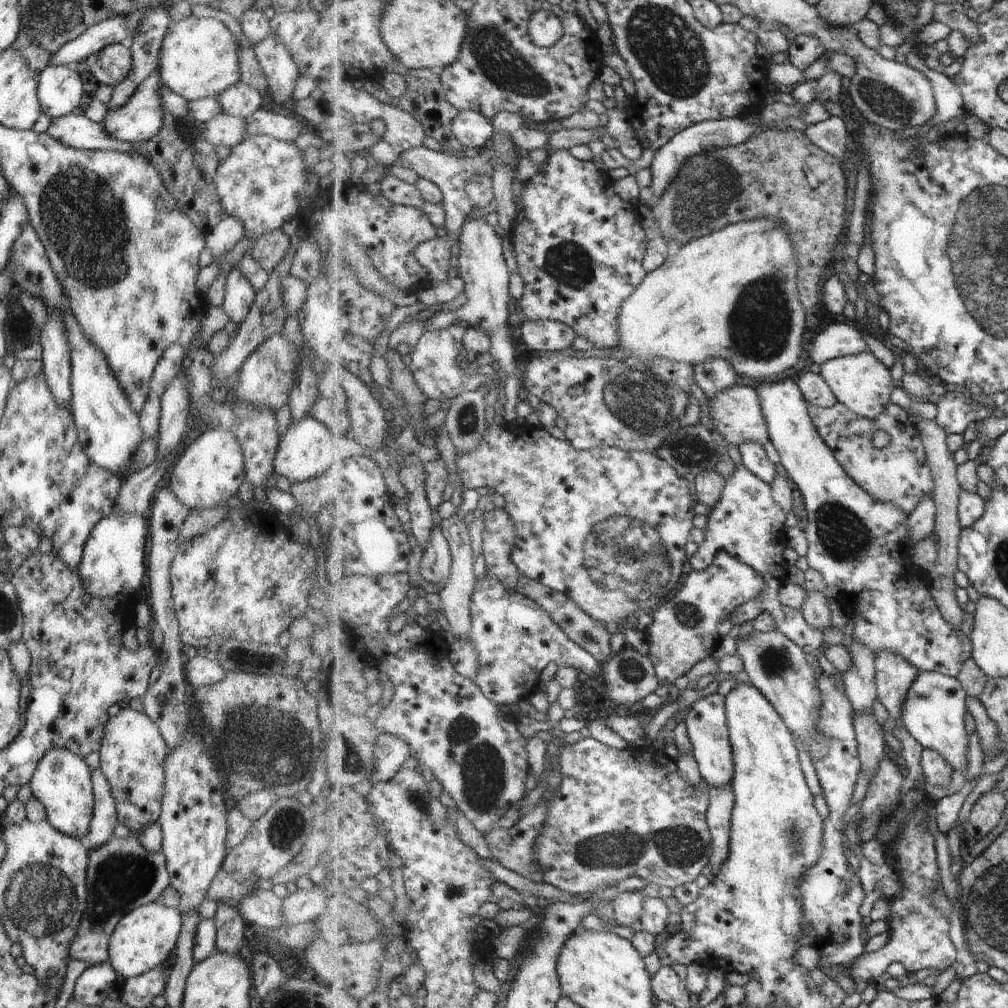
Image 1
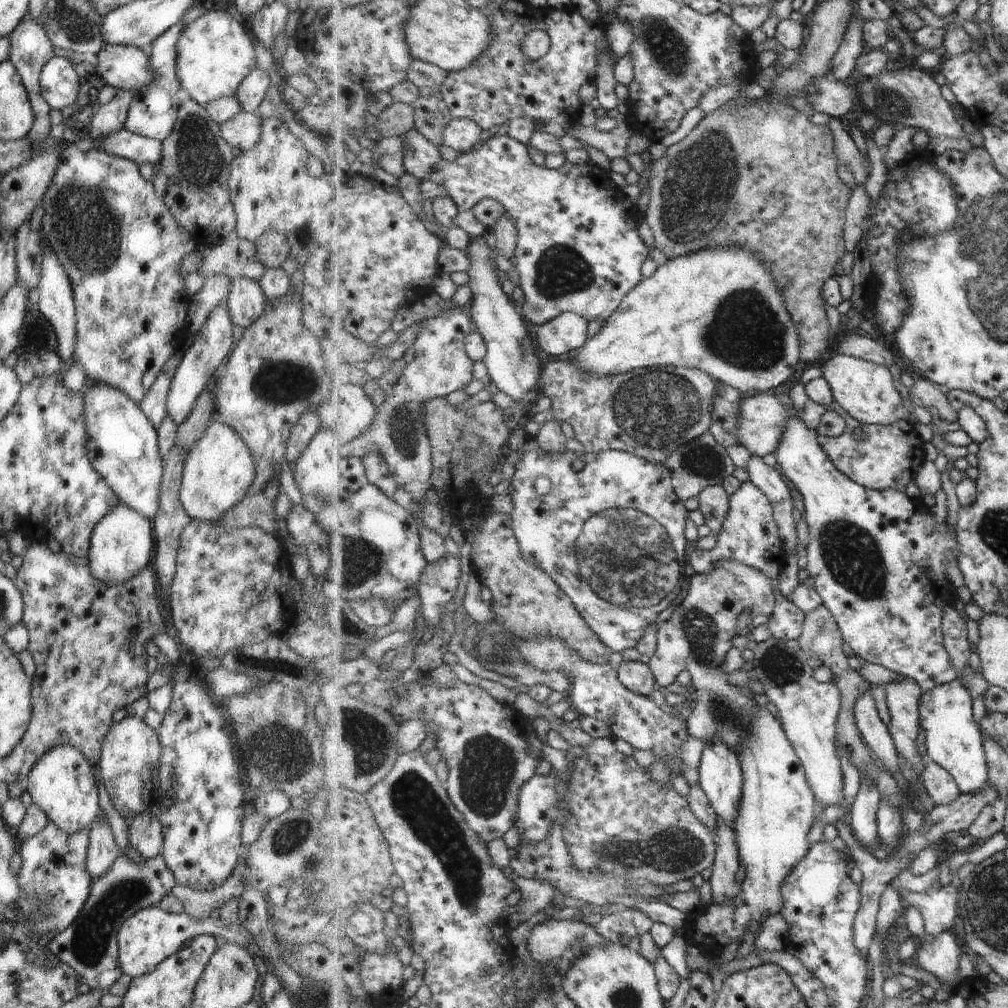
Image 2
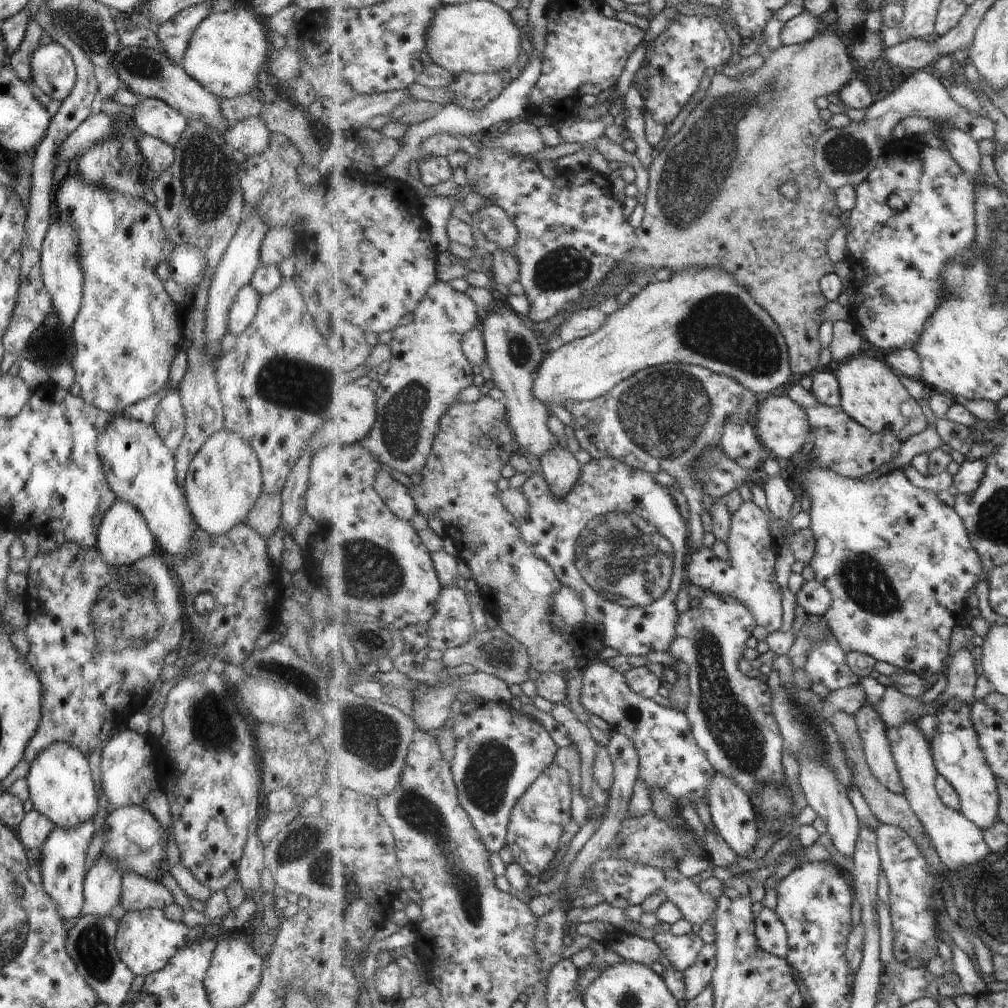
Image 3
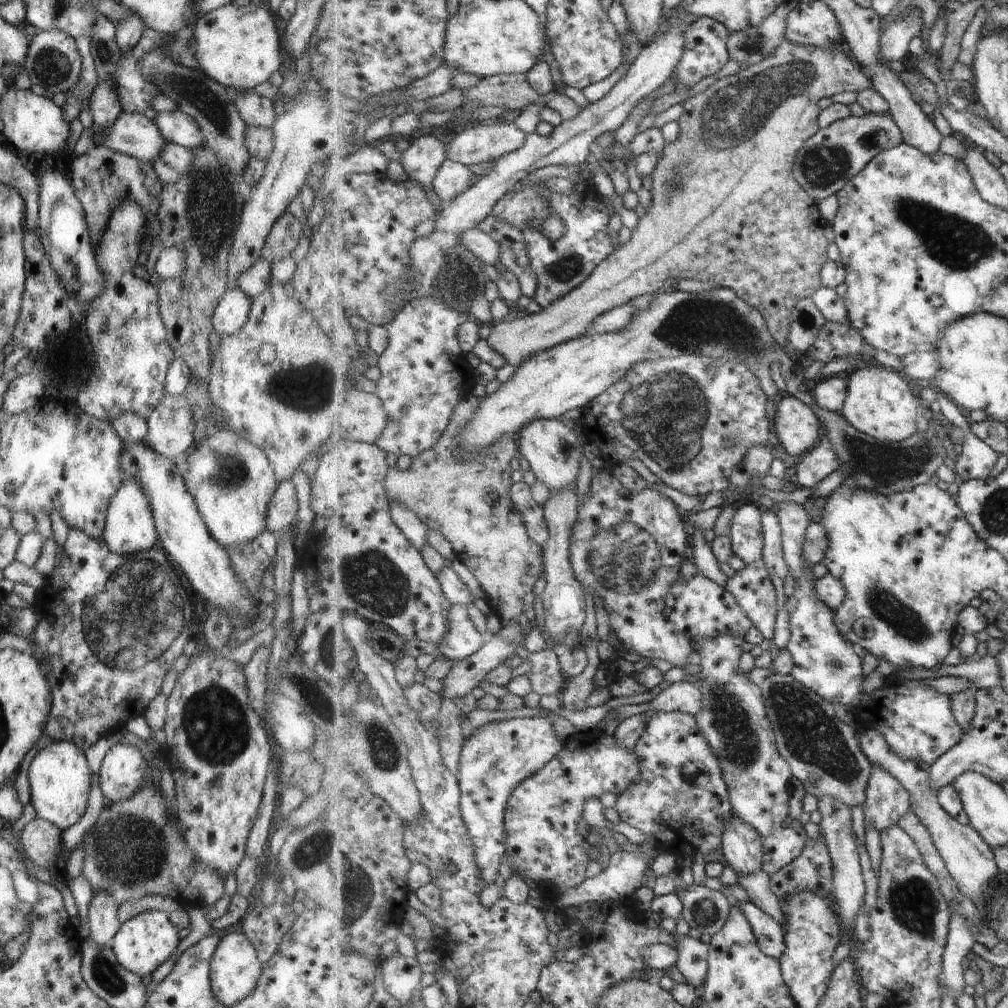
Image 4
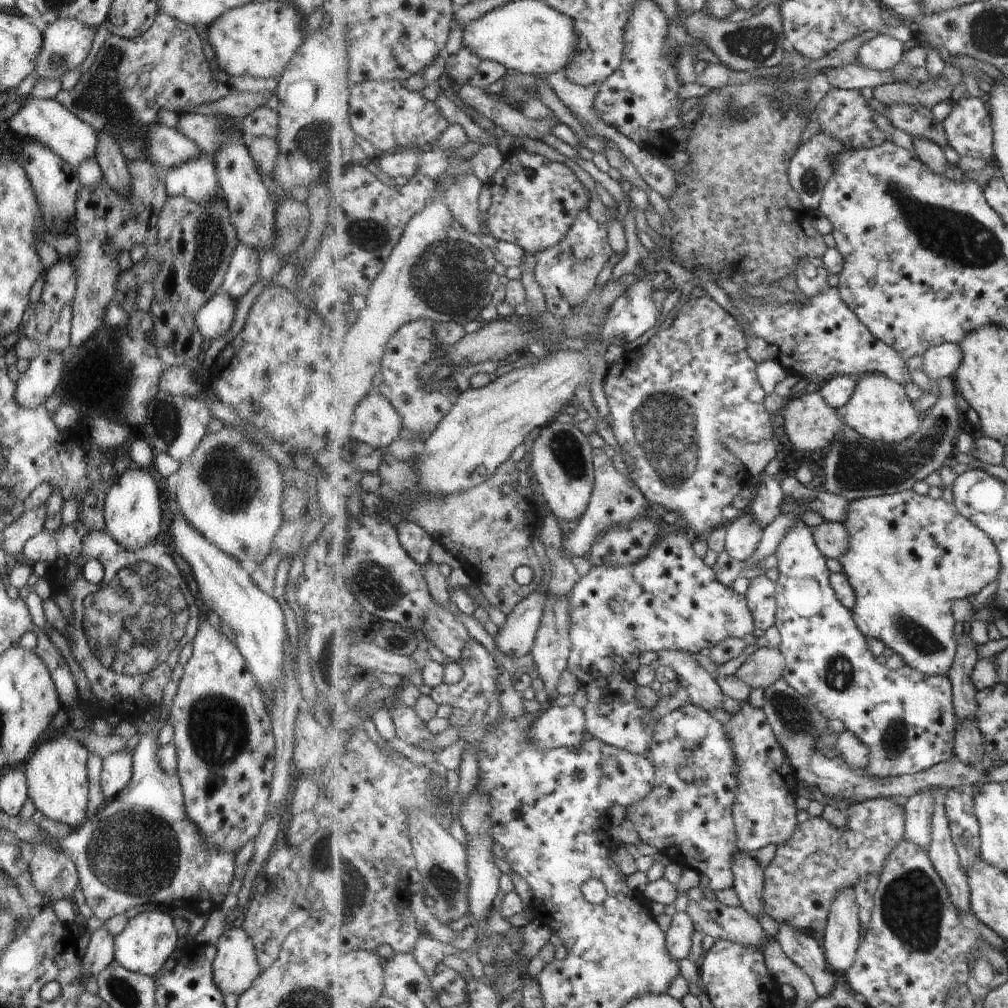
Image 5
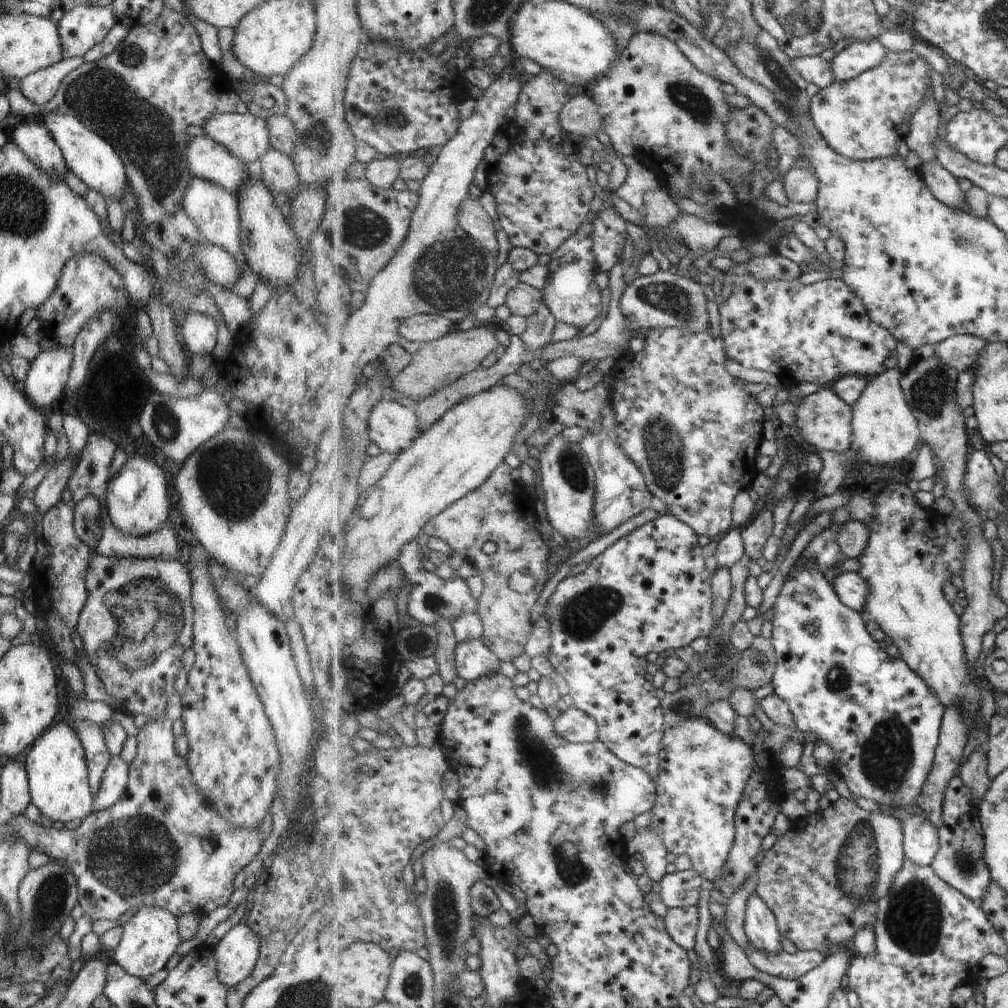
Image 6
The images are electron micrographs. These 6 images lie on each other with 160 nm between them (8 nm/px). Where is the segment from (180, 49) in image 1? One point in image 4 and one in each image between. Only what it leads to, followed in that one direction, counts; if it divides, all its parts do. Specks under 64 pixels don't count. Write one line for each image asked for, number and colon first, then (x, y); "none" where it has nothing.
2: (214, 52)
3: (227, 49)
4: (238, 47)

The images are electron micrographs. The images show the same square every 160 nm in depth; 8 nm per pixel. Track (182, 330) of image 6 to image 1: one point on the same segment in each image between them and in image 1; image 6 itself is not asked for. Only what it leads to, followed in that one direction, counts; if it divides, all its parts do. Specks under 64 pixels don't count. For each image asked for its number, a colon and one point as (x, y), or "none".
1: (238, 294)
2: (245, 301)
3: (244, 305)
4: (229, 314)
5: (214, 318)

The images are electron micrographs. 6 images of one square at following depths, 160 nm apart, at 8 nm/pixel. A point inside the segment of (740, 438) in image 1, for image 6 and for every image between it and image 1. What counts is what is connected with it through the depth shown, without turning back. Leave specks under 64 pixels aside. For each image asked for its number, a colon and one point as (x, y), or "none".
2: (762, 420)
3: (782, 426)
4: (798, 428)
5: (811, 422)
6: (824, 419)

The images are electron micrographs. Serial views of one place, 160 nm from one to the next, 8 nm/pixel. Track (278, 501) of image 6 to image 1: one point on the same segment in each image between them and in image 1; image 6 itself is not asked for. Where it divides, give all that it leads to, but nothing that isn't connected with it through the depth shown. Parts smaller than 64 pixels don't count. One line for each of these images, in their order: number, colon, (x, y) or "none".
1: (210, 468)
2: (217, 470)
3: (222, 480)
4: (231, 481)
5: (229, 490)

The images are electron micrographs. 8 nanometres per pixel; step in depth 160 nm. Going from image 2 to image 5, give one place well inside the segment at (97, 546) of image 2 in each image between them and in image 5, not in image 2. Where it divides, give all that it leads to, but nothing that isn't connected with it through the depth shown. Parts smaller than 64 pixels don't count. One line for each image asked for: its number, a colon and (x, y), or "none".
3: (123, 537)
4: (129, 529)
5: (132, 511)

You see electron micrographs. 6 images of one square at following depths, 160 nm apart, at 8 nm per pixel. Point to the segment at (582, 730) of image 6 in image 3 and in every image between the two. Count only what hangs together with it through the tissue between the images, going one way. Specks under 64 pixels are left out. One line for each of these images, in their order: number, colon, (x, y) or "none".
3: (500, 753)
4: (497, 756)
5: (559, 726)

